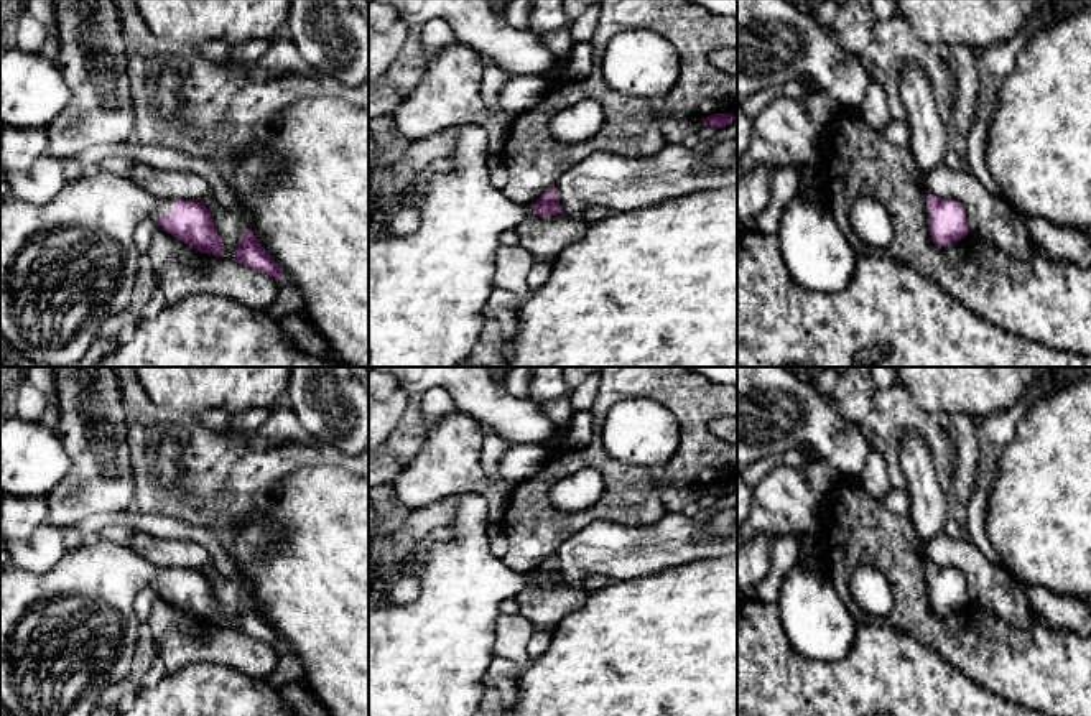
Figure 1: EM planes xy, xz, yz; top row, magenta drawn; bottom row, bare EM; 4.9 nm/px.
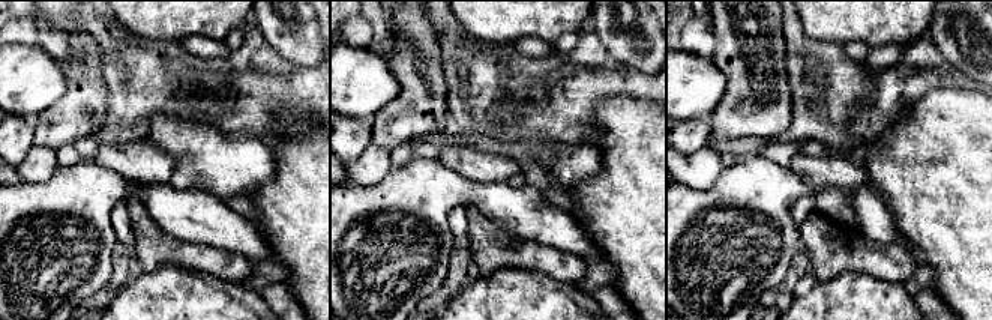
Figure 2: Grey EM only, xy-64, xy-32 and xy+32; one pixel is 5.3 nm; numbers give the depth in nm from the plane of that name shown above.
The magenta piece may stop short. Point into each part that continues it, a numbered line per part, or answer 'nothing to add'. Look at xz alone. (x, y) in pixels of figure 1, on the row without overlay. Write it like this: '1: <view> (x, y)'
1: xz (430, 657)

